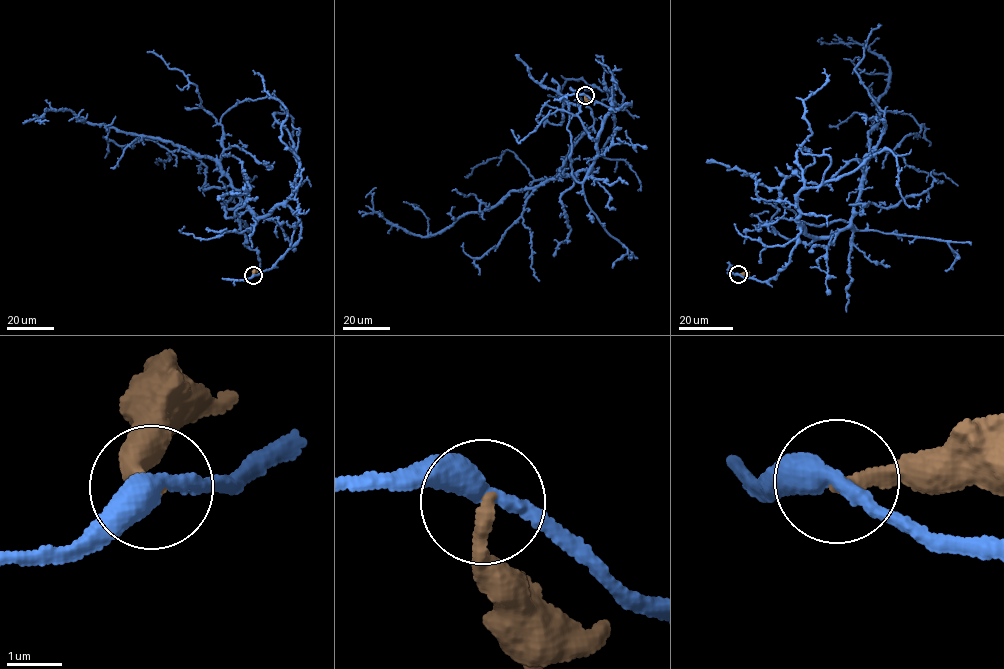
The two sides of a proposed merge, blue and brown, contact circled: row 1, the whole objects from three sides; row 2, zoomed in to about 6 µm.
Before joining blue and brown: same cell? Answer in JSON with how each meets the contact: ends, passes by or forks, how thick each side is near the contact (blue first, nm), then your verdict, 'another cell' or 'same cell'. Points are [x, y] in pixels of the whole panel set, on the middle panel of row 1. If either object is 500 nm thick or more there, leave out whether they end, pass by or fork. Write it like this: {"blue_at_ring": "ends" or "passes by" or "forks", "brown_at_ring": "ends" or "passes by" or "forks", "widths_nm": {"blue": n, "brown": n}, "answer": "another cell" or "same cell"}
{"blue_at_ring": "passes by", "brown_at_ring": "ends", "widths_nm": {"blue": 400, "brown": 280}, "answer": "another cell"}

